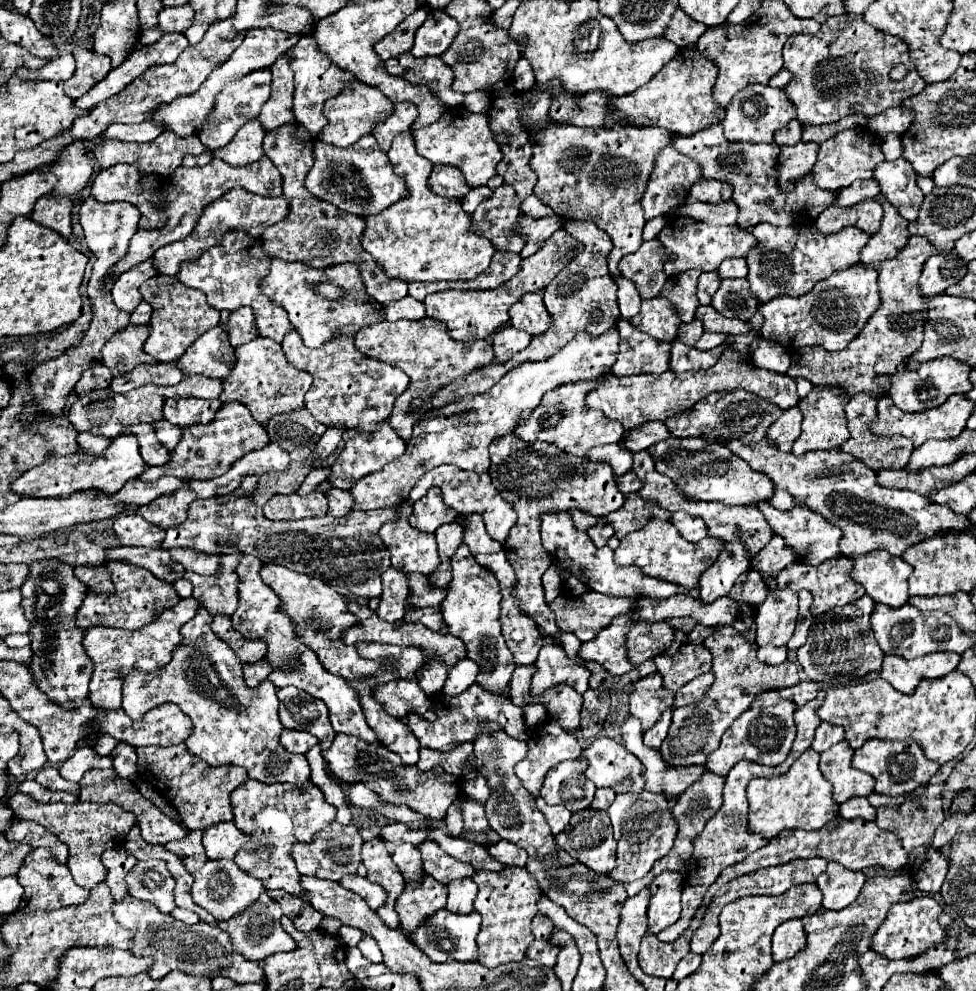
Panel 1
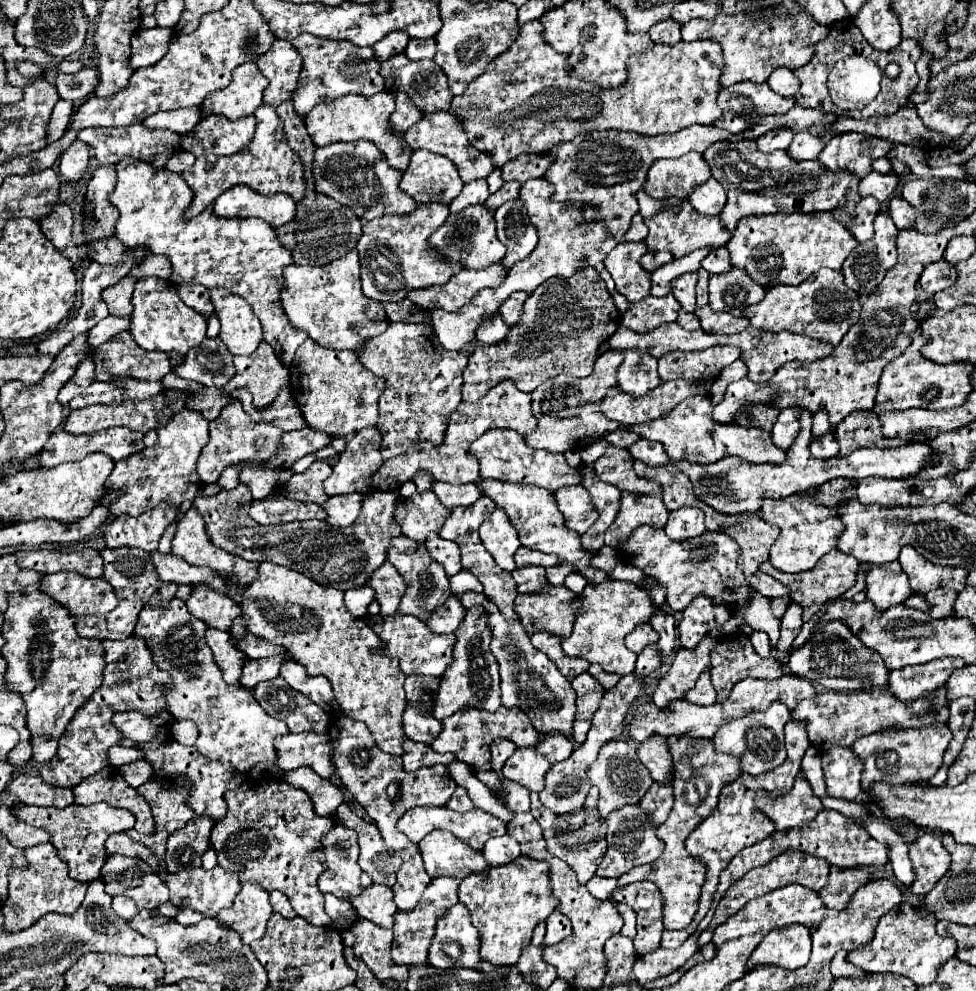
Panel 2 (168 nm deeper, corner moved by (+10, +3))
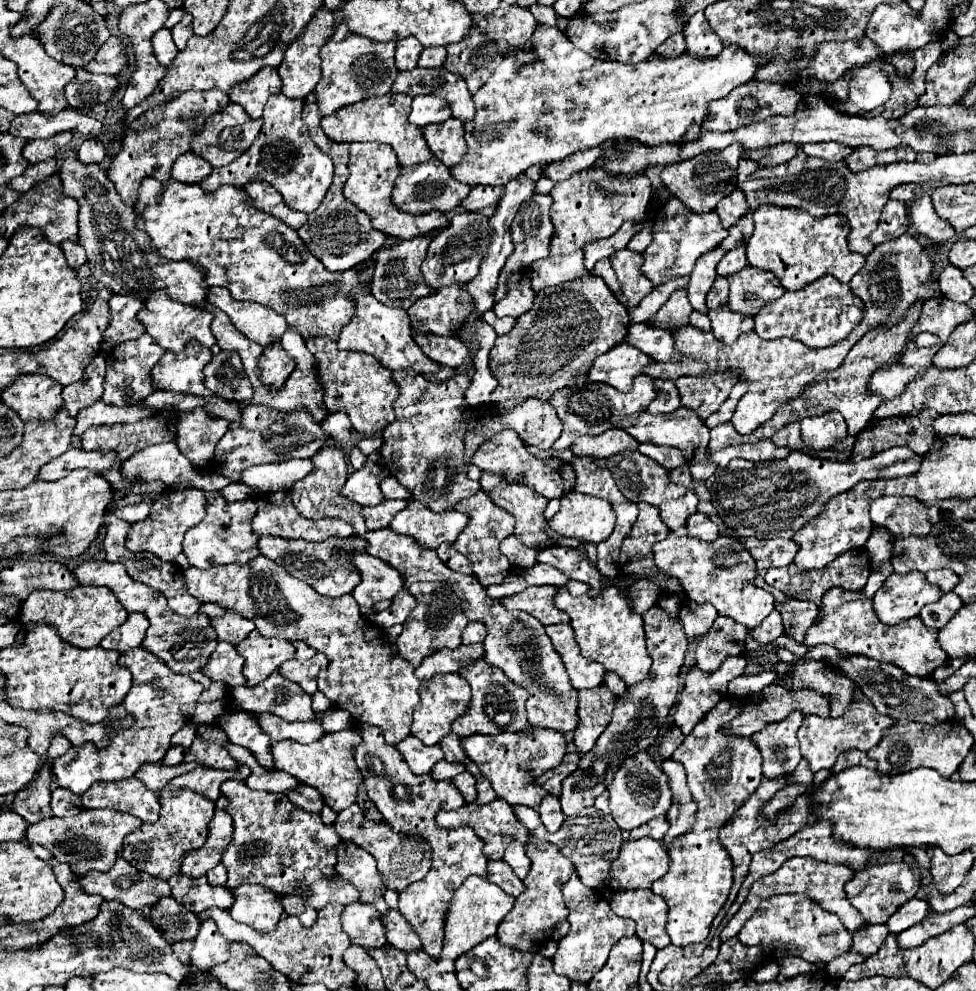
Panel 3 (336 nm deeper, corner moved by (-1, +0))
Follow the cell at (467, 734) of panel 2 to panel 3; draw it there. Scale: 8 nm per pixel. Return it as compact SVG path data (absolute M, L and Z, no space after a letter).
M532 727L530 735L504 731L498 735L498 745L496 745L496 735L476 733L476 737L462 737L460 745L466 757L478 765L482 777L486 777L492 783L500 799L508 801L510 805L528 805L534 809L540 805L540 801L546 795L544 789L534 783L534 779L540 773L556 767L566 755L564 735L552 729L544 729L544 727Z

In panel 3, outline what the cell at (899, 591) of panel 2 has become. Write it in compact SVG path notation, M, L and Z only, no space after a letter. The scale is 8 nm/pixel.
M892 573L874 595L874 611L886 625L916 617L928 603L940 599L940 589L930 585L924 573Z

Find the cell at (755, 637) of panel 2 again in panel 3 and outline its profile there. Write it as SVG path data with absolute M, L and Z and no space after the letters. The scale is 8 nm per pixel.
M772 611L772 615L768 615L768 619L758 627L752 629L750 635L758 641L758 643L772 643L774 639L778 639L780 635L784 635L784 625L782 625L782 617L778 611Z

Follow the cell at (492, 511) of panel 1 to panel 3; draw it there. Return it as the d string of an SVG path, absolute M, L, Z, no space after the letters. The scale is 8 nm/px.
M508 535L502 543L500 543L500 553L508 557L510 565L514 569L530 569L536 565L536 555L538 551L532 547L526 547L524 543L516 541L516 535Z

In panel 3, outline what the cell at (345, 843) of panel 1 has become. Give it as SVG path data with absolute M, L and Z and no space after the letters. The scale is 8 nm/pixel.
M342 841L338 849L338 863L336 871L356 889L360 891L360 901L370 903L380 913L388 911L388 905L384 901L386 887L382 885L382 879L376 871L376 859L366 853L364 849L358 849L356 843Z

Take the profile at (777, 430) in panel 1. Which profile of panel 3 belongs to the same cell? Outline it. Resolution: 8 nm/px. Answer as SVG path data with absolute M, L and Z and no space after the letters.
M840 413L804 417L800 421L800 433L802 433L802 441L808 449L822 451L846 437L846 423Z

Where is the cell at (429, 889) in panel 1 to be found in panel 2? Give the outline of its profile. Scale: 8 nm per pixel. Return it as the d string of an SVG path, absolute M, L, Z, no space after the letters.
M451 876L433 878L433 882L427 886L425 894L421 896L421 902L417 904L417 910L413 910L409 914L397 912L395 926L393 926L393 932L395 932L395 940L393 940L393 962L395 964L417 964L417 966L419 964L427 964L427 954L429 954L431 940L435 936L437 920L441 916L445 916L445 912L459 902L459 898L457 898L459 884L461 884L461 880L459 878L451 878Z

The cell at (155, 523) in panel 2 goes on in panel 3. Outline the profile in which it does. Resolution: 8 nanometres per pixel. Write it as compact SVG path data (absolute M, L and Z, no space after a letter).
M182 489L164 493L150 509L150 517L140 523L132 523L128 531L126 547L130 551L150 551L162 561L172 561L182 551L182 539L186 529L198 525L204 519L204 491L200 489Z

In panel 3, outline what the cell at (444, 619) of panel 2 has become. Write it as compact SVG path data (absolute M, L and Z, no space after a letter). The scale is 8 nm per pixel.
M470 621L466 625L466 629L462 631L462 643L468 645L468 643L482 643L486 637L486 627L478 621Z

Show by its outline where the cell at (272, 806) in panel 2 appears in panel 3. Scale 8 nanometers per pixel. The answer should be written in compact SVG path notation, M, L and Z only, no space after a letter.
M234 779L224 781L220 791L228 797L230 805L226 811L234 819L232 841L222 855L222 863L228 869L228 889L258 883L278 895L300 895L316 911L330 903L348 905L358 901L358 889L336 873L336 845L340 837L332 825L322 823L318 813L300 809L286 795L254 791Z

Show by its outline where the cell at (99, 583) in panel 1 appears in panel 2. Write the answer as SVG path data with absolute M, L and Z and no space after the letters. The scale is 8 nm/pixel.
M49 574L41 580L41 592L69 610L79 620L83 616L103 616L117 606L113 586L103 578L81 578L79 574Z

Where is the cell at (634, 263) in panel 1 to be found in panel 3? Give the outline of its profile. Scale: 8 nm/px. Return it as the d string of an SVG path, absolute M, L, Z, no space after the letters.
M622 249L612 255L612 267L620 279L624 295L628 297L626 307L640 305L640 301L654 289L654 285L648 281L648 277L644 277L644 273L640 273L642 263L644 263L642 253L636 253L630 249Z

